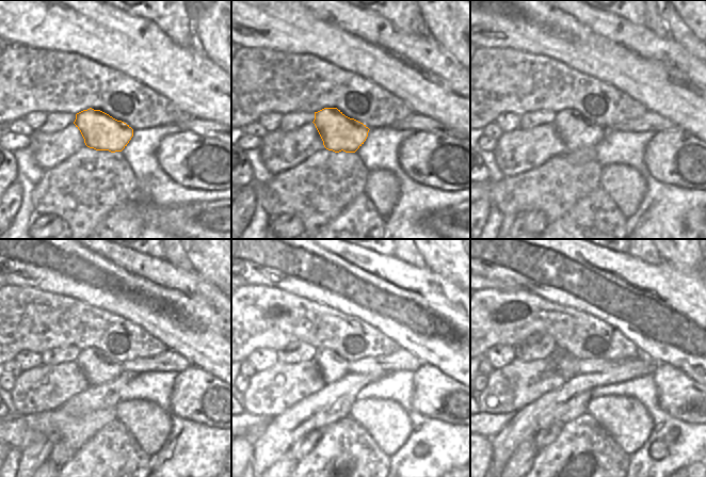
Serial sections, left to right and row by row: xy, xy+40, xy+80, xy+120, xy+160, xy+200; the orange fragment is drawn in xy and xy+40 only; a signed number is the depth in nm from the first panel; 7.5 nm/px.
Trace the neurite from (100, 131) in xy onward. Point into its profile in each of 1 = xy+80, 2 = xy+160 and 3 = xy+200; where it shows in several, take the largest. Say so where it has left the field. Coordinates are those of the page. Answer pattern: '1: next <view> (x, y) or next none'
1: next xy+80 (576, 131)
2: next xy+160 (333, 367)
3: next xy+200 (566, 364)

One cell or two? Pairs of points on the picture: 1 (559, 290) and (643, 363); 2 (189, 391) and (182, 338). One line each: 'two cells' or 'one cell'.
1: two cells
2: two cells

